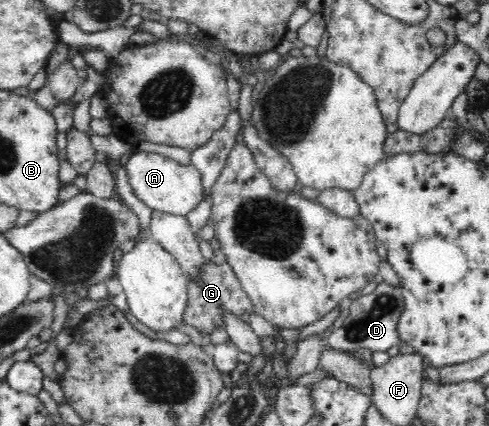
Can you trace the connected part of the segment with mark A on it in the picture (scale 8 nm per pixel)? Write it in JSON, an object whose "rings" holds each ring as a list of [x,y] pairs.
{"rings":[[[142,151],[142,154],[134,154],[126,162],[126,172],[130,186],[134,188],[134,194],[154,211],[188,216],[188,212],[194,210],[198,203],[206,198],[206,193],[202,189],[201,174],[197,168],[192,164],[181,165],[176,160],[159,153]]]}

